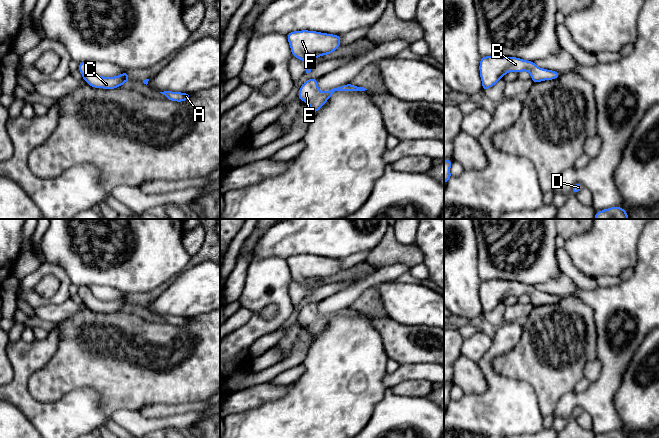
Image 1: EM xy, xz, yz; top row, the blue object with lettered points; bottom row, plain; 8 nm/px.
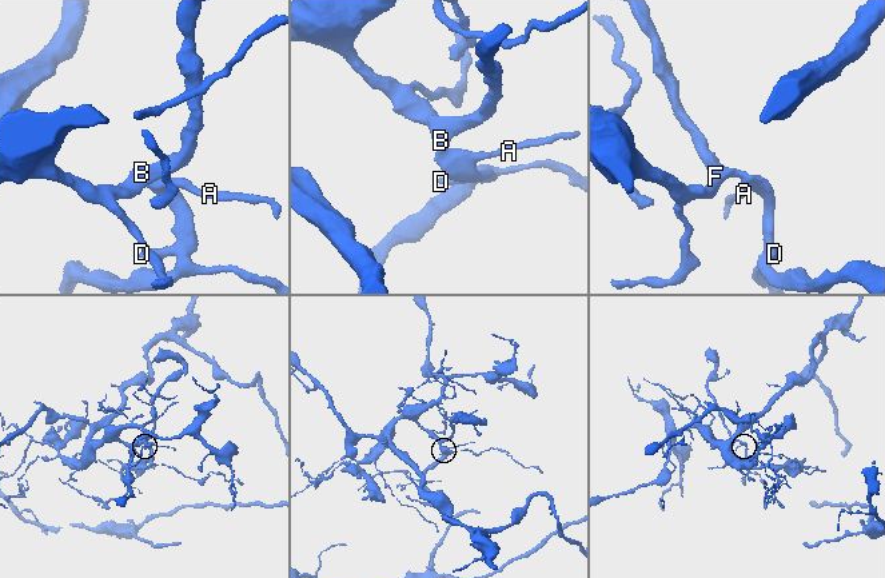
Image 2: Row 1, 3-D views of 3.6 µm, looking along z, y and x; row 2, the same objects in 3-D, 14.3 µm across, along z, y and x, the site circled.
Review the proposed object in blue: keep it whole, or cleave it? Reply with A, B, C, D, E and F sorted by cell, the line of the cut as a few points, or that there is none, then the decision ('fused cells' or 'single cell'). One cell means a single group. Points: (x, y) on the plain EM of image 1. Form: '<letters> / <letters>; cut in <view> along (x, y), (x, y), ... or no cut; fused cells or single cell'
A B C D E F; no cut; single cell

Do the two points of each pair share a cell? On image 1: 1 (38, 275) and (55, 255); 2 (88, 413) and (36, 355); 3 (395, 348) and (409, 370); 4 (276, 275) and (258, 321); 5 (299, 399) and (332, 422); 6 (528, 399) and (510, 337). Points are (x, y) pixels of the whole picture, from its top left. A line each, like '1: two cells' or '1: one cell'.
1: two cells
2: one cell
3: two cells
4: one cell
5: one cell
6: one cell

